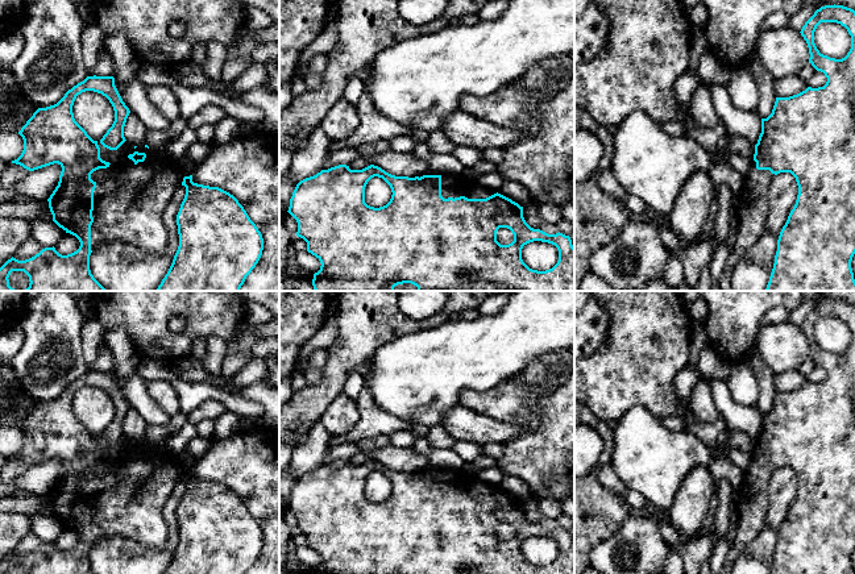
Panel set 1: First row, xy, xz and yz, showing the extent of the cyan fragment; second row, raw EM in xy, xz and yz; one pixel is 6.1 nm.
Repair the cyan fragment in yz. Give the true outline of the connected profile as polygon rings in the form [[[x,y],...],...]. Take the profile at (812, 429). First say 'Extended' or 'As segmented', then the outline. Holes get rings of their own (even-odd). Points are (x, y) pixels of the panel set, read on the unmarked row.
Extended. [[[825,300],[814,307],[814,309],[805,317],[801,324],[801,330],[809,342],[809,358],[817,365],[825,369],[827,377],[823,382],[812,383],[808,382],[805,386],[789,391],[789,392],[776,392],[772,408],[767,413],[761,413],[761,428],[759,430],[758,438],[755,440],[754,450],[751,454],[751,462],[748,469],[743,474],[743,482],[734,495],[734,500],[738,507],[738,529],[734,542],[725,558],[721,574],[731,574],[732,566],[738,560],[743,549],[763,531],[767,523],[768,512],[768,486],[772,474],[780,467],[790,467],[797,477],[798,490],[793,504],[790,506],[785,520],[783,521],[779,535],[777,546],[775,550],[775,558],[769,574],[854,574],[854,567],[851,563],[851,556],[855,549],[855,305],[843,300]],[[821,317],[837,317],[844,321],[851,330],[851,344],[847,350],[842,354],[830,353],[819,348],[814,338],[814,326]]]

